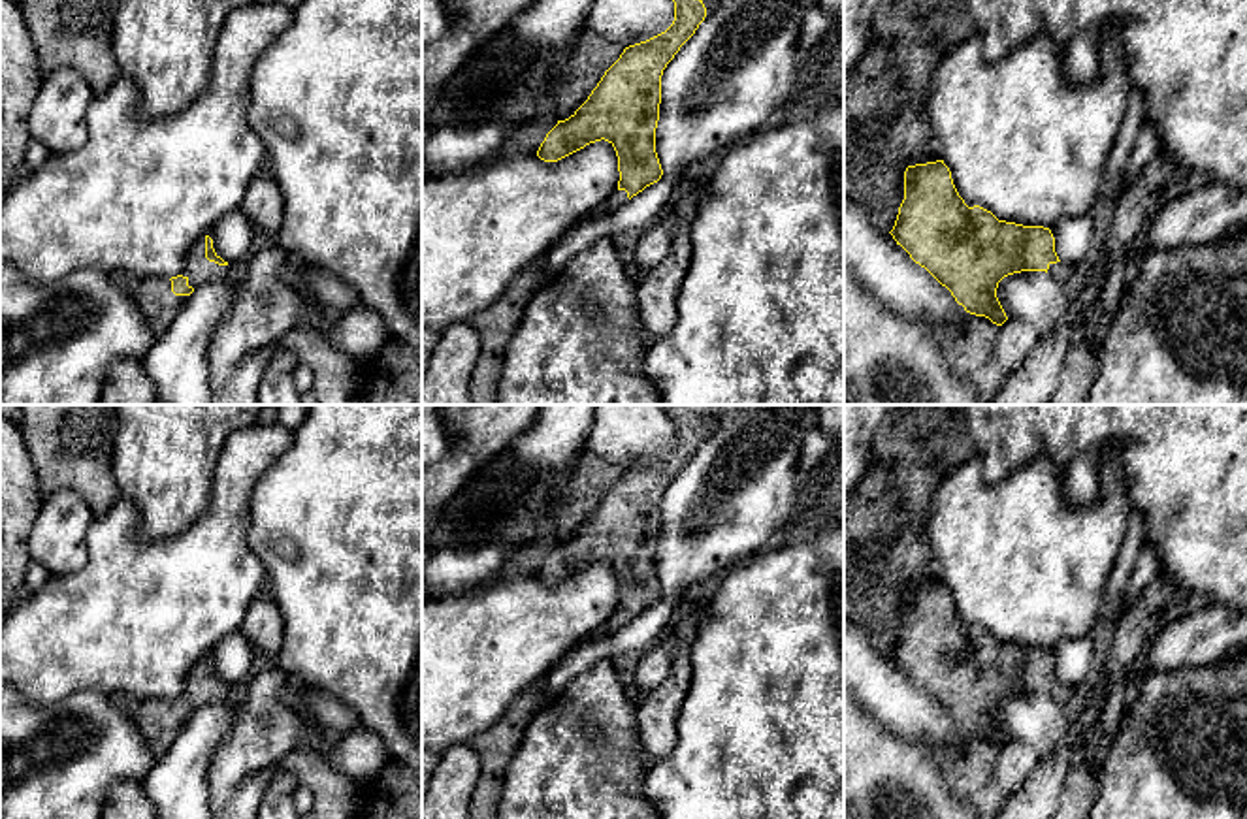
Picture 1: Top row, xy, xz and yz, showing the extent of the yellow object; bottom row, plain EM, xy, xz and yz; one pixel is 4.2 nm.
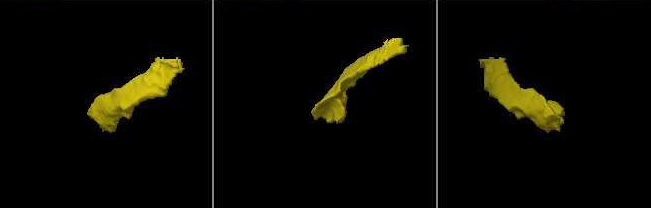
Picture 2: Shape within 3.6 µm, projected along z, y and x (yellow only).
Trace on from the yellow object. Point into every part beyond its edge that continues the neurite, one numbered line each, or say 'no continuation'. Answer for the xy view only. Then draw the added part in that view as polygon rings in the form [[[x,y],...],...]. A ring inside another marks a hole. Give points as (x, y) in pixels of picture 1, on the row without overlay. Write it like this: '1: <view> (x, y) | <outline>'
1: xy (198, 691) | [[[202,659],[192,666],[181,697],[188,700],[188,708],[198,710],[203,704],[226,699],[226,695],[228,687],[205,680],[205,659]]]

